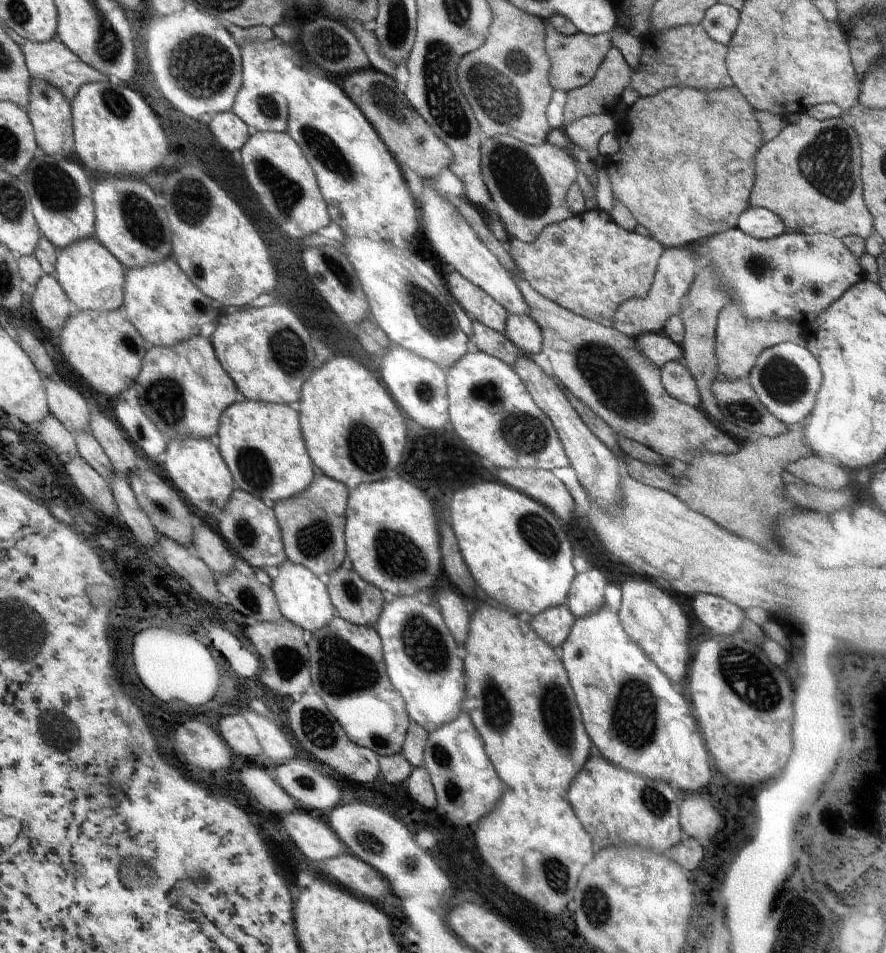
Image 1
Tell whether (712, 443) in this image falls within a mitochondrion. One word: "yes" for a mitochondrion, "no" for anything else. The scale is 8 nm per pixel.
no

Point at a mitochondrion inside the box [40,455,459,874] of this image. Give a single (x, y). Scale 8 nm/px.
(343, 669)

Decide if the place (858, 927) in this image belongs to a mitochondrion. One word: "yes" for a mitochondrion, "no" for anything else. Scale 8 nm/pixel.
no

